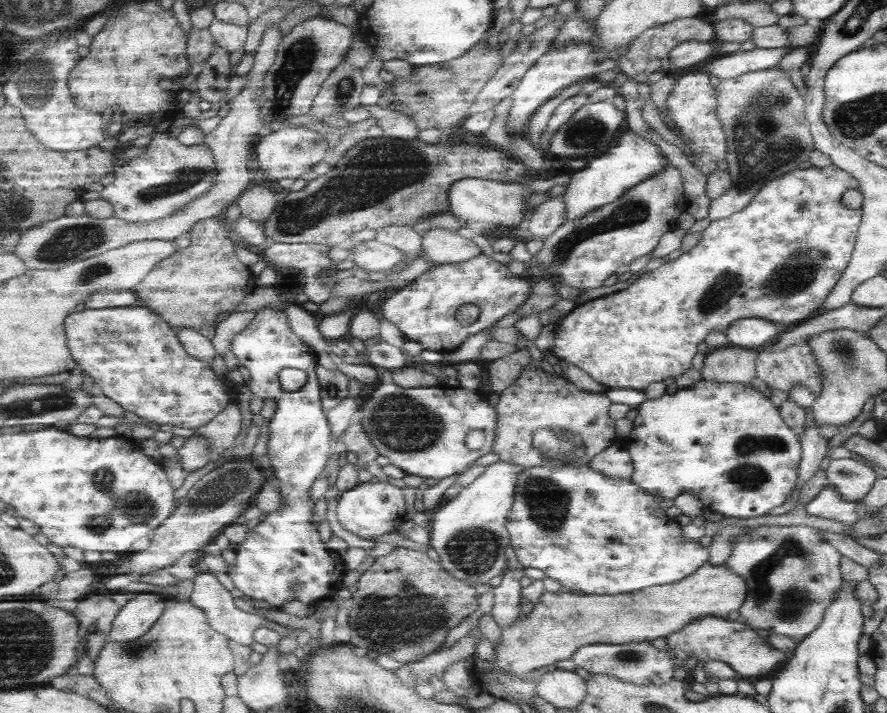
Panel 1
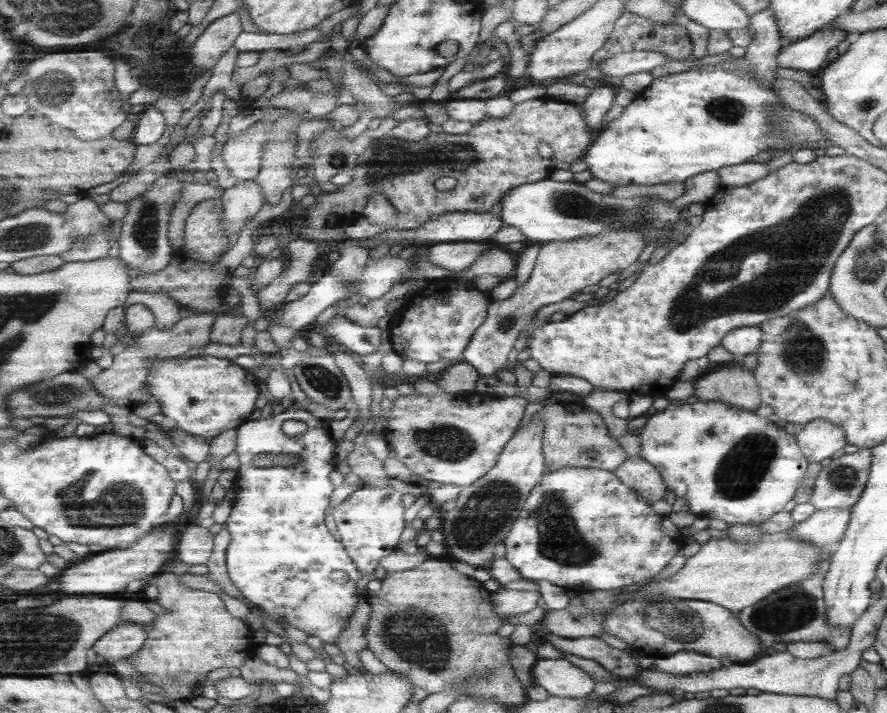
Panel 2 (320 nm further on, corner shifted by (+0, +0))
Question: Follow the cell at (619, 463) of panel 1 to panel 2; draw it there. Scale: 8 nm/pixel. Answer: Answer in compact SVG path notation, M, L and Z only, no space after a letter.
M639 454L630 456L614 472L627 486L634 488L645 502L665 499L666 486L660 474Z

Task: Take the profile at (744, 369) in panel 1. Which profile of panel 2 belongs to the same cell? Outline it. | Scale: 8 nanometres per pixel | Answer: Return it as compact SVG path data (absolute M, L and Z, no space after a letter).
M737 360L734 364L718 371L707 372L699 376L694 382L694 396L697 401L703 402L724 402L741 410L753 410L759 406L759 389L753 378L752 371L748 371Z

